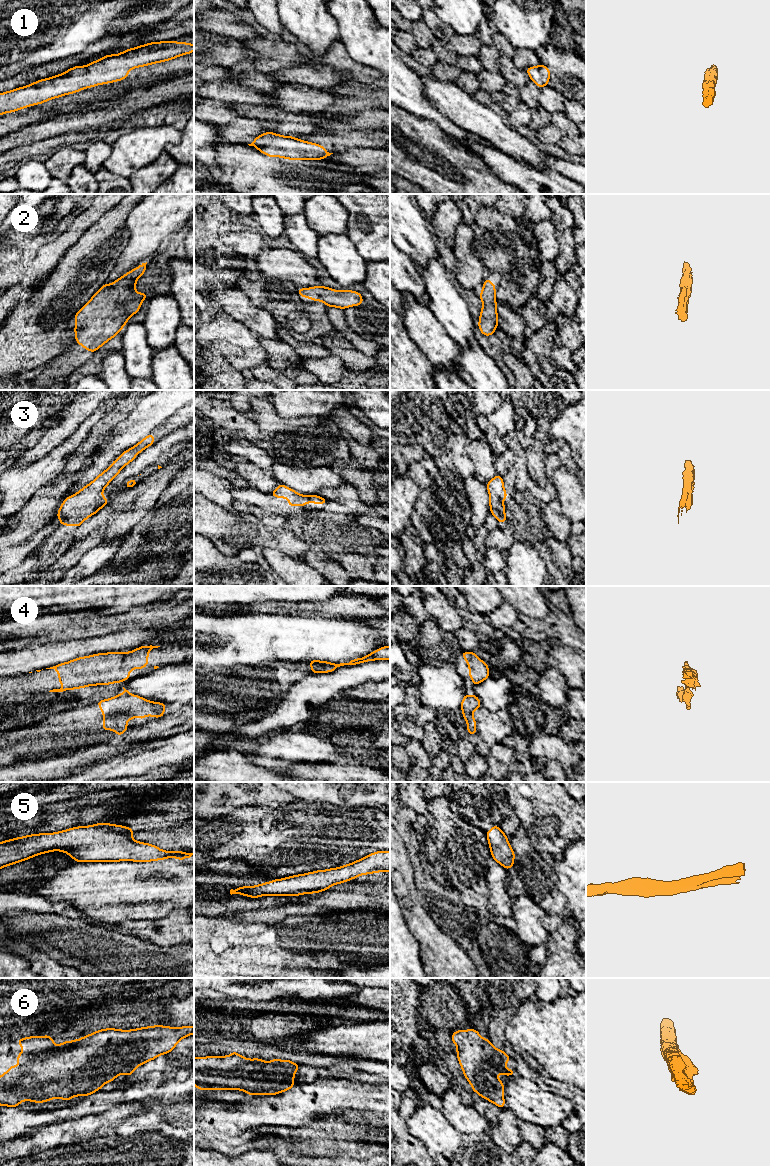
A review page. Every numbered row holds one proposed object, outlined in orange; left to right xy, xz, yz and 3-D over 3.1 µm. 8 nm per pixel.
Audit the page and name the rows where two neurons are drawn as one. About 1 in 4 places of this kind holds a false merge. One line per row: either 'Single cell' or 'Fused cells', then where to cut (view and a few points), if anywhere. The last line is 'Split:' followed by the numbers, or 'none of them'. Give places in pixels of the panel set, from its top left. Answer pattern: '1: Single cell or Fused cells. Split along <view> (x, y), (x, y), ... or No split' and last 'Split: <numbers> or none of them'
1: Single cell. No split
2: Single cell. No split
3: Single cell. No split
4: Fused cells. Split along xy (129, 693), (118, 695)
5: Single cell. No split
6: Single cell. No split
Split: 4

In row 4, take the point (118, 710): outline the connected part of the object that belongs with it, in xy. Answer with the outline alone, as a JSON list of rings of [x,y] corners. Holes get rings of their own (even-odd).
[[[117,695],[113,698],[96,702],[104,715],[103,730],[114,730],[116,736],[122,735],[128,730],[127,721],[138,716],[140,720],[147,715],[159,718],[165,715],[167,704],[152,702],[138,695]]]

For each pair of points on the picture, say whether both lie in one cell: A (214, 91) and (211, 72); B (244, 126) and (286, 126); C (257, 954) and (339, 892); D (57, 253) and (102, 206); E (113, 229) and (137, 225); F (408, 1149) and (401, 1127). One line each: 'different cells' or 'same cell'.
A: different cells
B: different cells
C: different cells
D: same cell
E: different cells
F: same cell

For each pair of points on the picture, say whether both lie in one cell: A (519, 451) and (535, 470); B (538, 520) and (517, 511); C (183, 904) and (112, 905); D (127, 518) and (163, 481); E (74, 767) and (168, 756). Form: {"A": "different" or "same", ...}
{"A": "different", "B": "same", "C": "same", "D": "same", "E": "different"}

